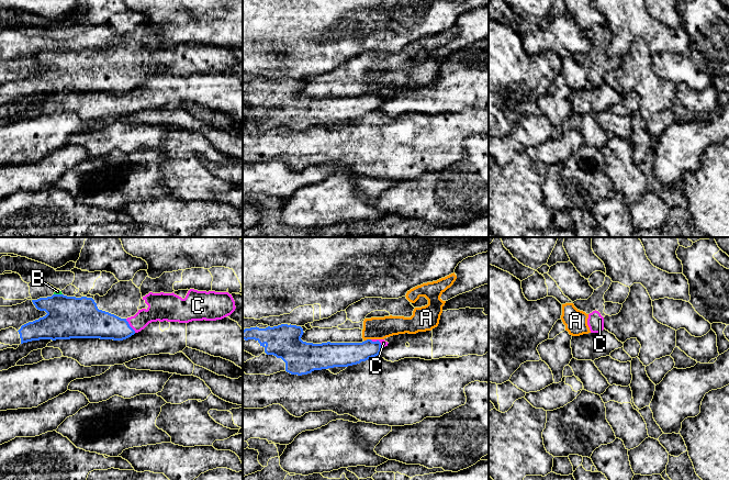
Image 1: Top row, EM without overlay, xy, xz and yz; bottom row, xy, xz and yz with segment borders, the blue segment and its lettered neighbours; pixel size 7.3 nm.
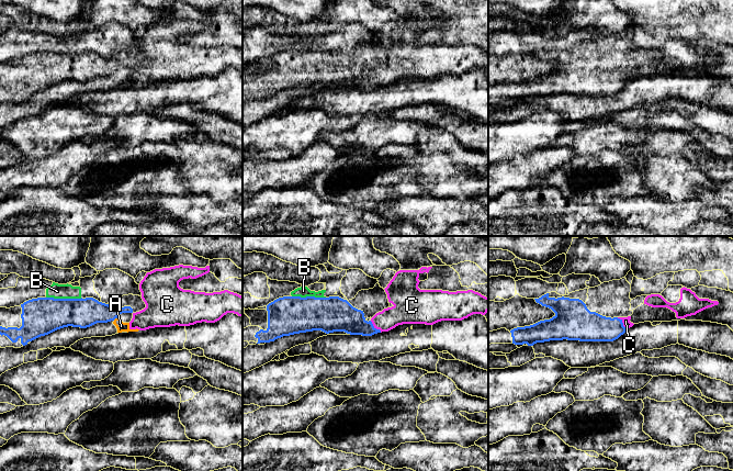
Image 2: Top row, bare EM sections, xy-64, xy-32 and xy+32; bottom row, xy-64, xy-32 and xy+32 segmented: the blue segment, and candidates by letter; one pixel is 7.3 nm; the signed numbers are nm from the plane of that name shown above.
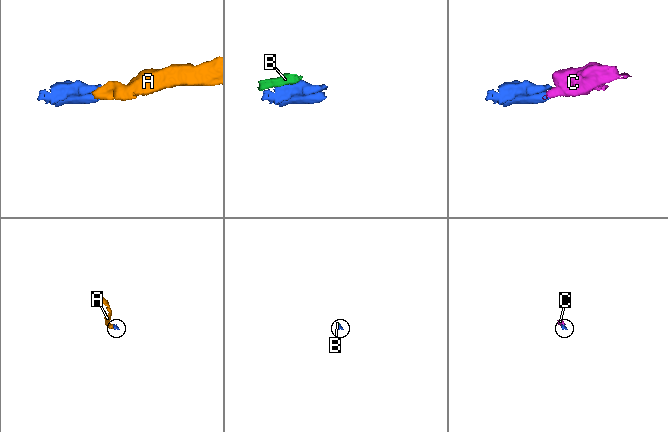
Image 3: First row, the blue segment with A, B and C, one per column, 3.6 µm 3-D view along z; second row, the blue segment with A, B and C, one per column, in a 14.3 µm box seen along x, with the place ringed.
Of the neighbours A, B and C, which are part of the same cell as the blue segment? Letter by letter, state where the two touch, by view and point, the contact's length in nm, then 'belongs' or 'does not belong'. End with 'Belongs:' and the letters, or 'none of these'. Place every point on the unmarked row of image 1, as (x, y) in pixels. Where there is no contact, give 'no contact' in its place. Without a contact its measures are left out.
A: xz (367, 93) | 50 nm | does not belong
B: xy (58, 48) | 60 nm | does not belong
C: xy (129, 79) | 130 nm | belongs
Belongs: C

